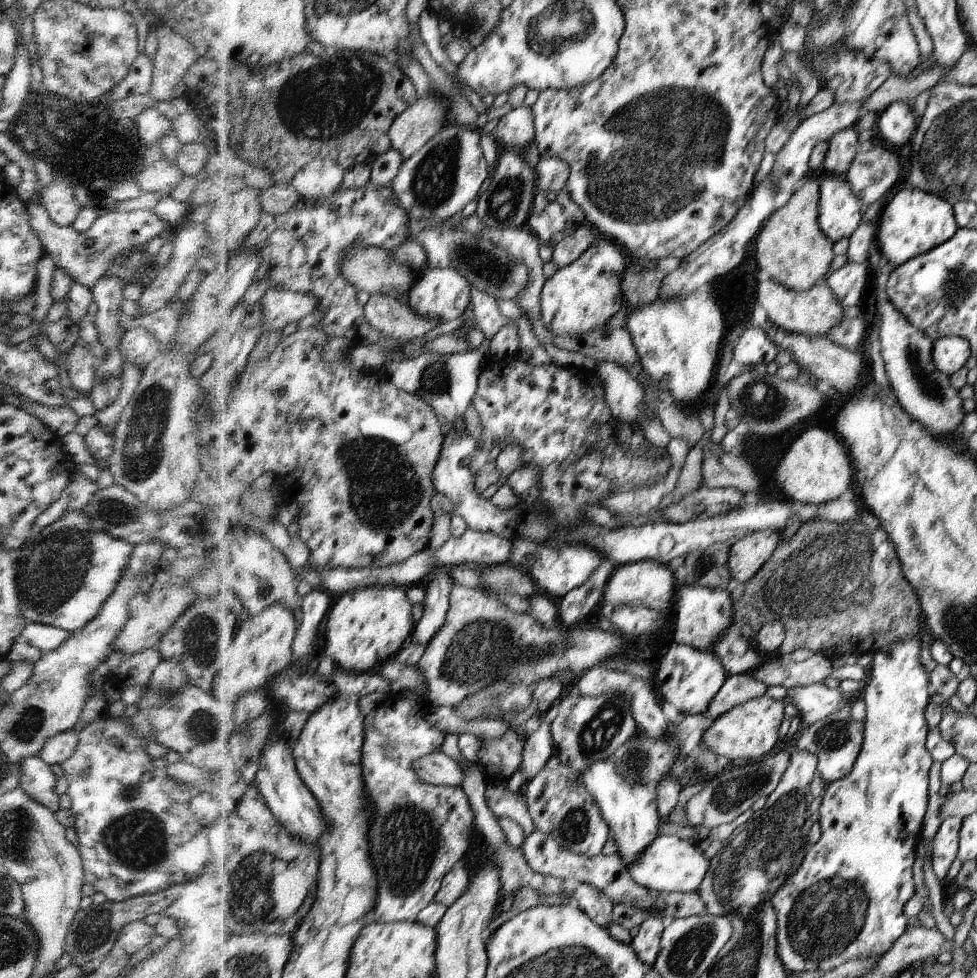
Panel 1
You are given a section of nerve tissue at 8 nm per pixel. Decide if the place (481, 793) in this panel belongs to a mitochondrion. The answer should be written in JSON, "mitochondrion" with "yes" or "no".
{"mitochondrion":"no"}

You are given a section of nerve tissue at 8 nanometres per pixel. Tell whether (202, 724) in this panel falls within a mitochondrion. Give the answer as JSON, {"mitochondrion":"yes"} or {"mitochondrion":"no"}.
{"mitochondrion":"yes"}

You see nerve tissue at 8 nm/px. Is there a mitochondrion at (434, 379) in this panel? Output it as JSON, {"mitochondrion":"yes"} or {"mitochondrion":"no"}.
{"mitochondrion":"yes"}

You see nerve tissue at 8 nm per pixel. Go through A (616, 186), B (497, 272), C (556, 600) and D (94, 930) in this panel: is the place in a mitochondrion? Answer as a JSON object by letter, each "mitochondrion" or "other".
{"A":"mitochondrion","B":"mitochondrion","C":"other","D":"mitochondrion"}

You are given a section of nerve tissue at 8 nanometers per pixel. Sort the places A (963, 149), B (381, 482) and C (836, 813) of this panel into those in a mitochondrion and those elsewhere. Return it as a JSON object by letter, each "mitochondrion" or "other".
{"A":"mitochondrion","B":"mitochondrion","C":"other"}

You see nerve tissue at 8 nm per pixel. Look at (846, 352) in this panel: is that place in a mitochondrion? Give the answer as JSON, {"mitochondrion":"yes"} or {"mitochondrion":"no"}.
{"mitochondrion":"no"}

